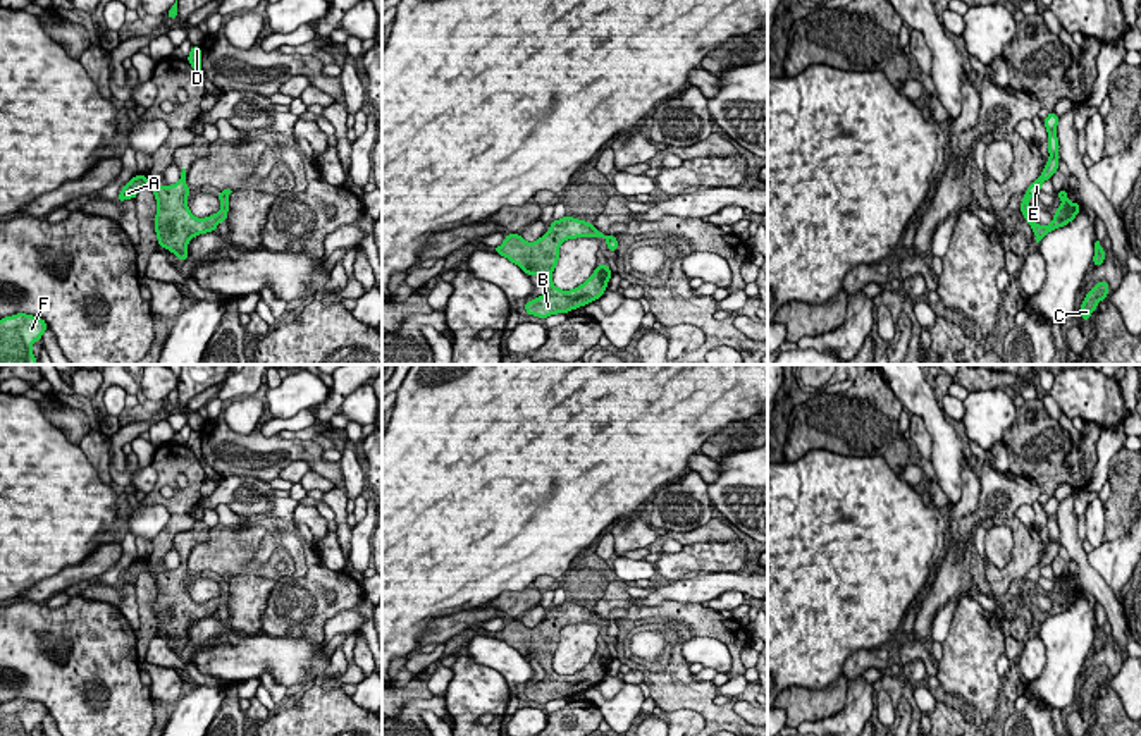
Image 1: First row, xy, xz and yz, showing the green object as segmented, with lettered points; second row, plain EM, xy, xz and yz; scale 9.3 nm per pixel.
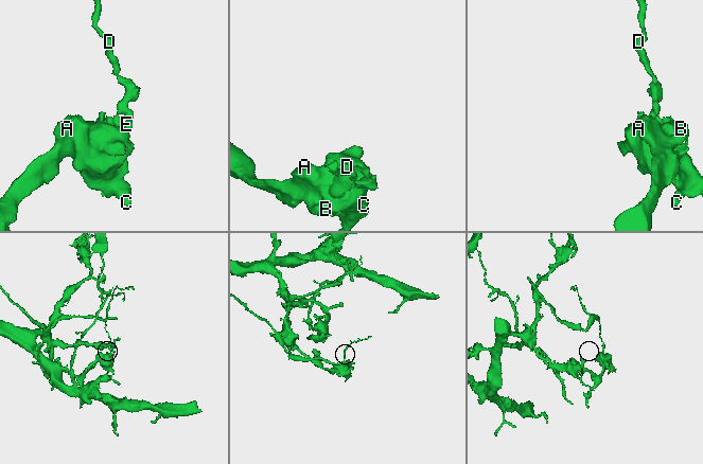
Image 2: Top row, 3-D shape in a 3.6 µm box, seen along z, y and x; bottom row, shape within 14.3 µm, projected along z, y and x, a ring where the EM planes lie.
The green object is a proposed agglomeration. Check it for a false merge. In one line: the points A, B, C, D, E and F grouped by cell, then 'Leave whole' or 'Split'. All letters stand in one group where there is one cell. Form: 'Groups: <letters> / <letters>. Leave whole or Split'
Groups: A B C F / D E. Split

